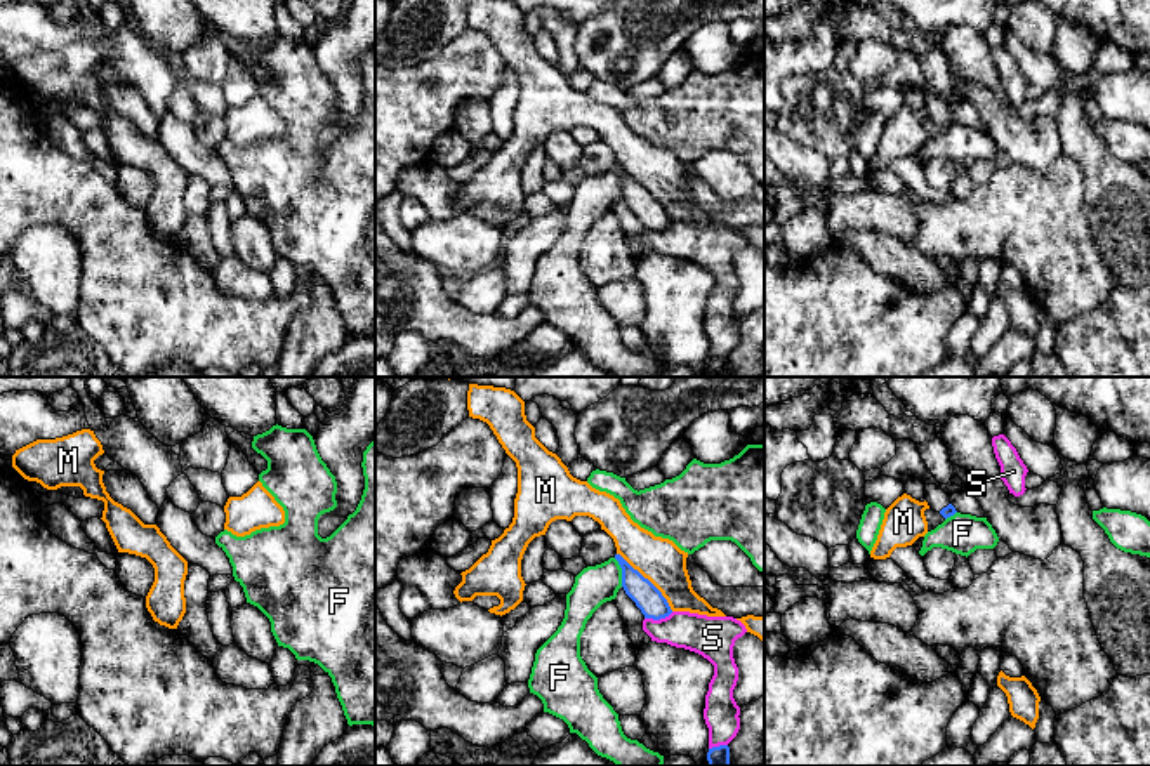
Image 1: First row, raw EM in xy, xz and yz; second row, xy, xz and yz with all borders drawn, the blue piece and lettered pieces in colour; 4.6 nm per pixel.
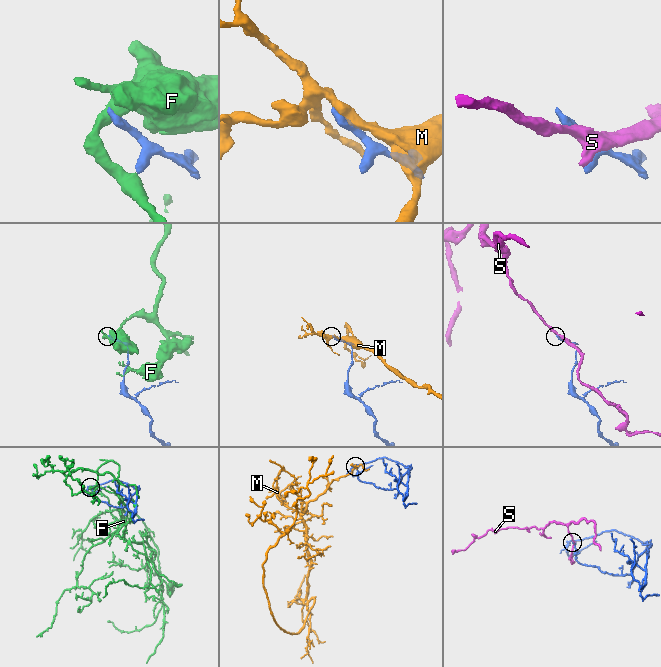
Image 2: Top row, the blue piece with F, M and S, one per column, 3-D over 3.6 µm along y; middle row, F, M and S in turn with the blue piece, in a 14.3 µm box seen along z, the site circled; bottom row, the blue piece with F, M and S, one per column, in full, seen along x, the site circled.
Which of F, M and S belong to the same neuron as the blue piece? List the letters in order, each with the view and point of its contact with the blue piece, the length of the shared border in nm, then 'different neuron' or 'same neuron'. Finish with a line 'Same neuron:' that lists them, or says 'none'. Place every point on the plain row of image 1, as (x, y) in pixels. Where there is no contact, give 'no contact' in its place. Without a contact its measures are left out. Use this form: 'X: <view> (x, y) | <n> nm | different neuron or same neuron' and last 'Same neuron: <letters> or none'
F: xz (622, 183) | 140 nm | different neuron
M: xz (648, 191) | 380 nm | different neuron
S: xz (659, 230) | 140 nm | different neuron
Same neuron: none

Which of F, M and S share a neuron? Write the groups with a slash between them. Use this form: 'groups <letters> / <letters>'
groups F / M / S

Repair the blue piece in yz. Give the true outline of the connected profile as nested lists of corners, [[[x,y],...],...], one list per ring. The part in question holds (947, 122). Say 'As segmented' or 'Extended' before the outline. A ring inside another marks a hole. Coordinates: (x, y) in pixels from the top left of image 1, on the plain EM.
Extended. [[[924,96],[924,109],[928,116],[933,122],[940,123],[945,130],[957,123],[955,118],[950,115],[950,106],[936,96]]]

